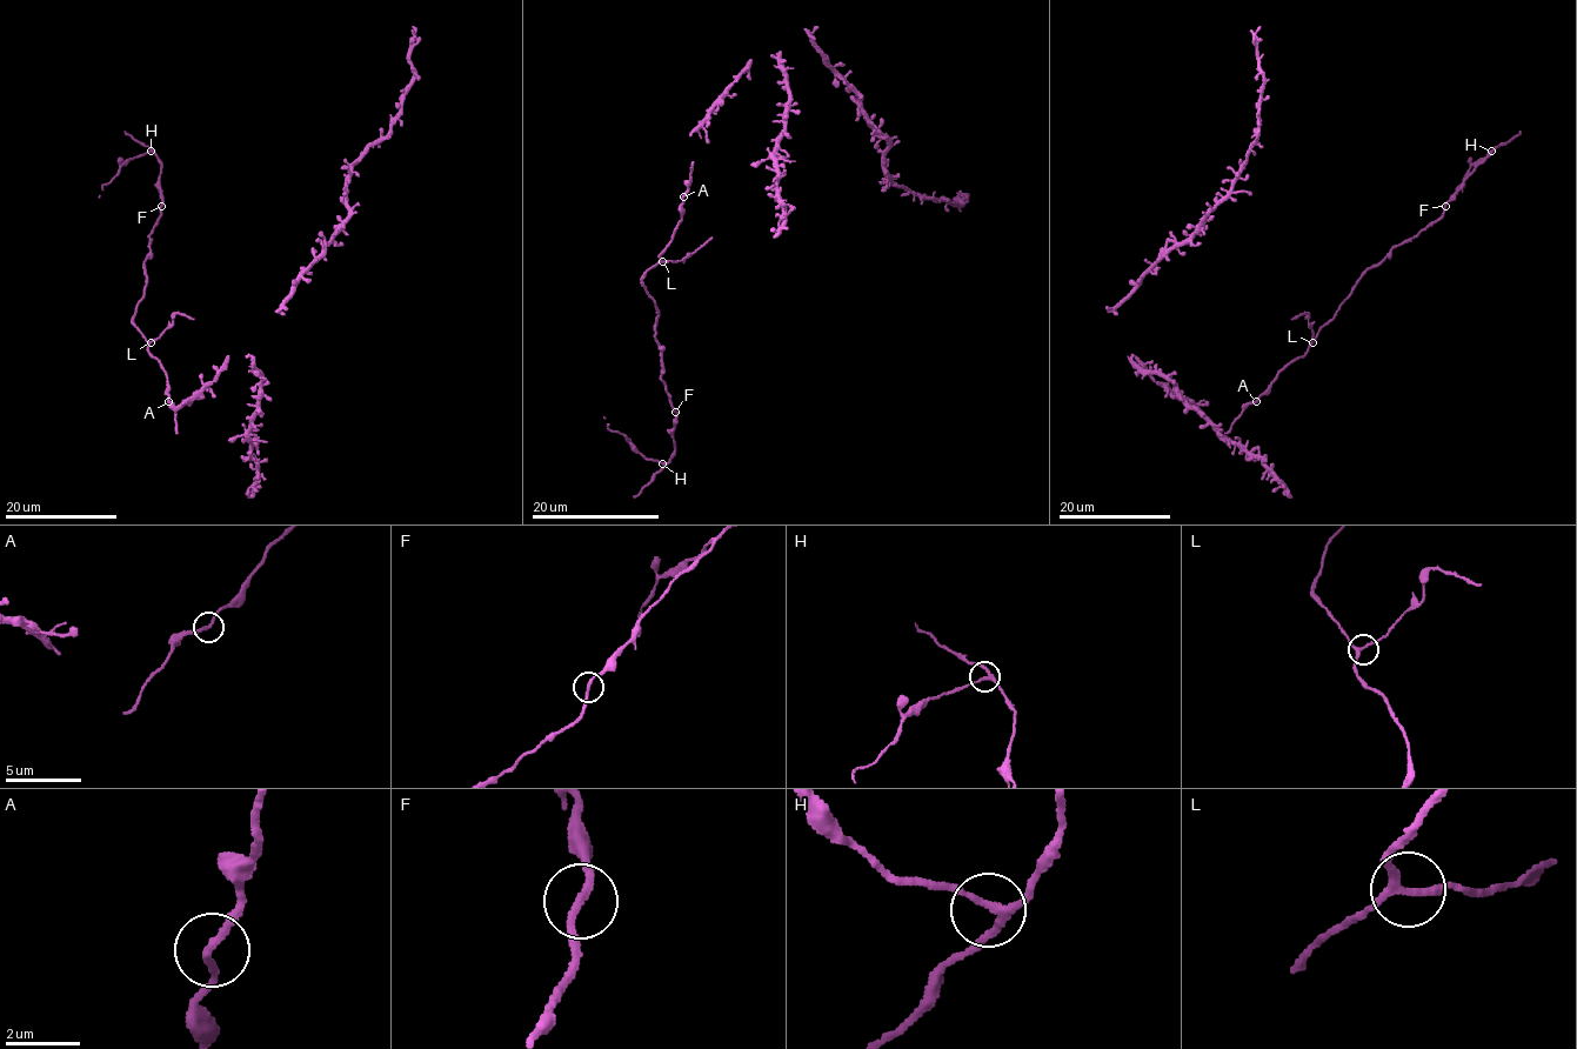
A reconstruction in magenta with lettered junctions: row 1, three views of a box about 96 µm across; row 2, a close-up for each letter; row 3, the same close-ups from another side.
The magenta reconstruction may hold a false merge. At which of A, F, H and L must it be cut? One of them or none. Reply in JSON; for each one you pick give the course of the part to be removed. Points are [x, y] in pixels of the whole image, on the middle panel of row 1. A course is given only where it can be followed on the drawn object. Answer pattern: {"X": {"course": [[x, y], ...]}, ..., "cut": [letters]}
{"L": {"course": [[662, 260], [681, 260], [712, 236]]}, "cut": ["L"]}

